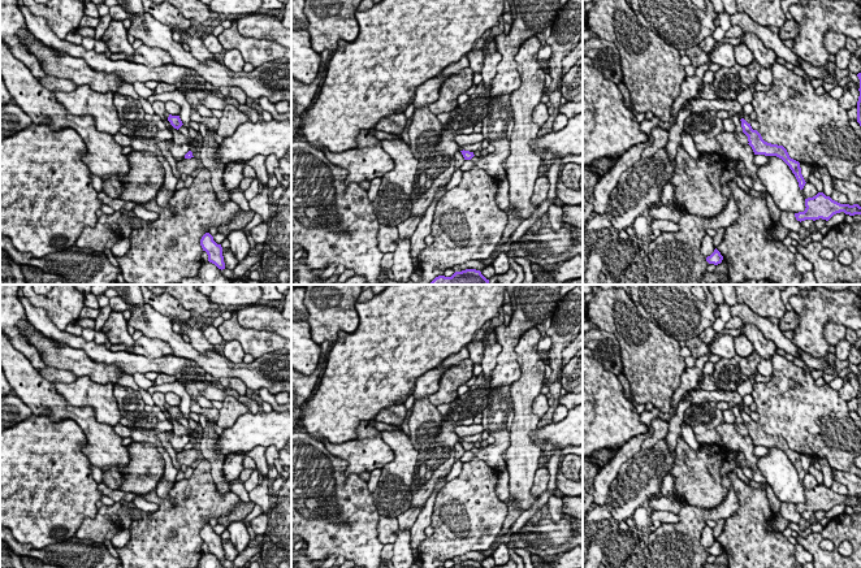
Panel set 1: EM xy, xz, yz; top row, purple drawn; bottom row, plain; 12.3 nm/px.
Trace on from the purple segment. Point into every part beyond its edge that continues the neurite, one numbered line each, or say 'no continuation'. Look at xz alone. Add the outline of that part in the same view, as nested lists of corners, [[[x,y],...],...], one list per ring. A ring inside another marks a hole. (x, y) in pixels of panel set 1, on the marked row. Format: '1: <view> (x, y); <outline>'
no continuation

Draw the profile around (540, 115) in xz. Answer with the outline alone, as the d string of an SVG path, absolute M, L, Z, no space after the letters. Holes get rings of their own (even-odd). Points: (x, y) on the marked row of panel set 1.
M538 103L533 110L533 122L537 123L540 127L548 121L549 112L545 103Z

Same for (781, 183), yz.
M769 156L769 162L760 166L758 179L766 187L780 212L804 212L805 198L789 166L776 156Z

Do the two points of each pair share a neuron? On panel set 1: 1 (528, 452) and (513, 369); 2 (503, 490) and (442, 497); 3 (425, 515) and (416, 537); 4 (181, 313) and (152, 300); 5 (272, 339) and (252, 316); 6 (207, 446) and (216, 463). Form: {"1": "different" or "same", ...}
{"1": "different", "2": "different", "3": "same", "4": "same", "5": "different", "6": "same"}

